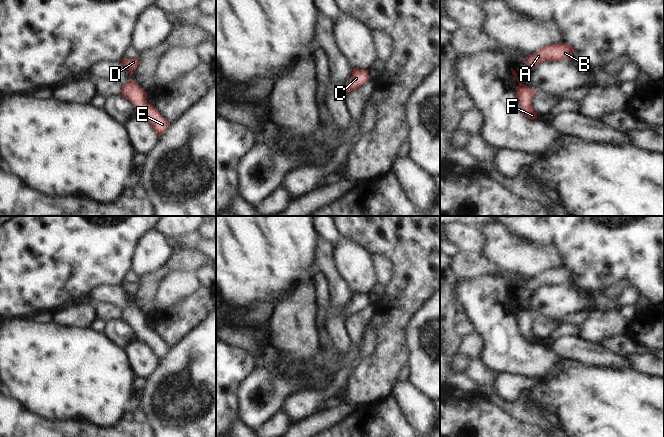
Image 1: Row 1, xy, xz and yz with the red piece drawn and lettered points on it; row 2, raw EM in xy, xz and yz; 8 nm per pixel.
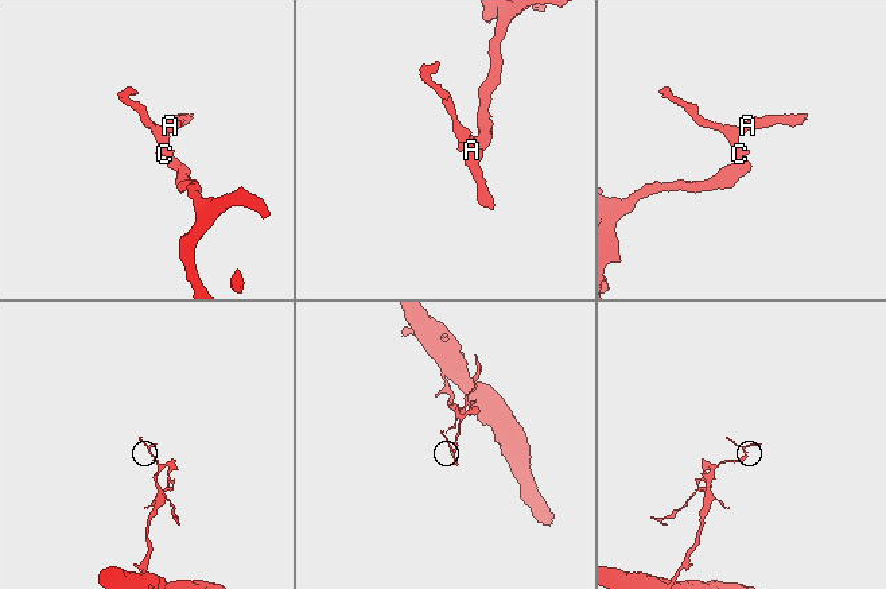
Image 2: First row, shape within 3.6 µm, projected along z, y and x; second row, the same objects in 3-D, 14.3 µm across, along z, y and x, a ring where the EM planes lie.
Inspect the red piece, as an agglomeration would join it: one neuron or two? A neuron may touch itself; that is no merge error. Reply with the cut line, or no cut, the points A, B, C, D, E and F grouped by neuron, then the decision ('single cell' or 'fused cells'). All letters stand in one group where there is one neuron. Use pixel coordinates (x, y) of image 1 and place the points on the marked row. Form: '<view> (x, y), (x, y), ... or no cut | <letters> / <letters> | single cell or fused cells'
no cut | A B C D E F | single cell

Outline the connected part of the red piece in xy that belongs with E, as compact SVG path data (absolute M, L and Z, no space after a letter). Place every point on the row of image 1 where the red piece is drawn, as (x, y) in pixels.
M132 79L122 86L124 98L134 103L136 115L146 119L160 137L169 127L170 123L146 101L146 93L137 82Z

